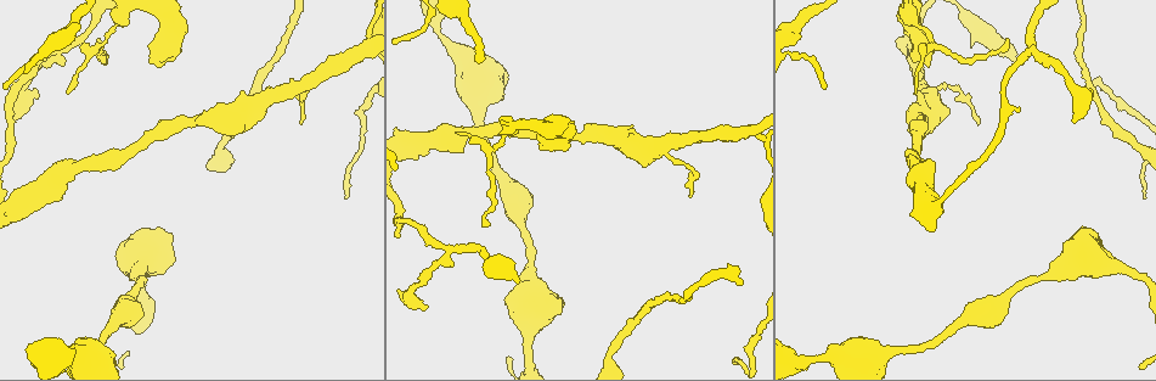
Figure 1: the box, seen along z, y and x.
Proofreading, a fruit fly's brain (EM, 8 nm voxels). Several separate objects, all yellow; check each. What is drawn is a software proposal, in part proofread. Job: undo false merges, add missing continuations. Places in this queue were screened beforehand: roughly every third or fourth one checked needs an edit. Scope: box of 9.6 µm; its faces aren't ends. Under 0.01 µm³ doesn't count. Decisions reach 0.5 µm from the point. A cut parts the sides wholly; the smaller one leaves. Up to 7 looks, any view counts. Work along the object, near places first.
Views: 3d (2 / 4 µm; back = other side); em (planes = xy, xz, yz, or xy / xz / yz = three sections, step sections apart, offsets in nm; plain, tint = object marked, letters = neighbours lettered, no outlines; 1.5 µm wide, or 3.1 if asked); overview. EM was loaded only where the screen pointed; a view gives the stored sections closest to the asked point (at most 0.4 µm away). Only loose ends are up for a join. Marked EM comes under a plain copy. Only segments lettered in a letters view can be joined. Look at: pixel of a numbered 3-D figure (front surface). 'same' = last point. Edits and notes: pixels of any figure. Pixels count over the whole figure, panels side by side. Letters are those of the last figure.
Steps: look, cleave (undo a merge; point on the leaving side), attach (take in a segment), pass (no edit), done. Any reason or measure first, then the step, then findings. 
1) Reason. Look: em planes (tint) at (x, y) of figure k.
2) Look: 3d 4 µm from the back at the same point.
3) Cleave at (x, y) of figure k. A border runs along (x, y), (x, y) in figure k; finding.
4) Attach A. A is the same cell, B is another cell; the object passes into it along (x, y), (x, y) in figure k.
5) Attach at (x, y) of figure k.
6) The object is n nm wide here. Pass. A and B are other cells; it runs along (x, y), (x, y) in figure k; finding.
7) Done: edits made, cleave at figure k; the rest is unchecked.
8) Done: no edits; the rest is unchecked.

An open end. Look: em planes (letters) at (36, 89) of figure 1.

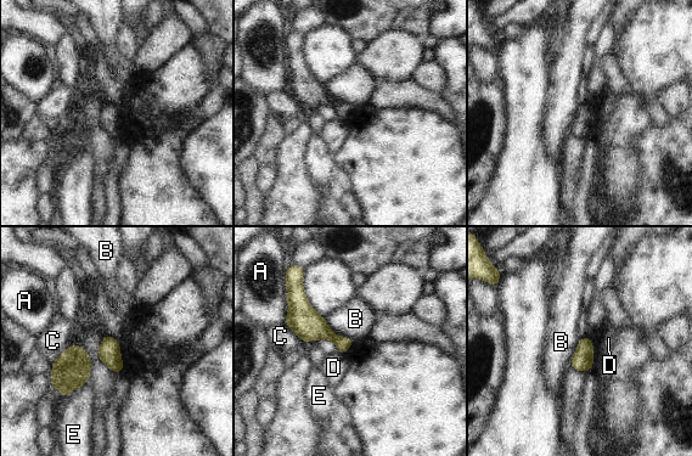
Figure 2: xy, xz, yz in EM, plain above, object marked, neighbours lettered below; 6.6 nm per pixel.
The object is 100 nm wide here. Pass. A, B, C, D and E are other cells; a border runs along (324, 316), (335, 333), (353, 339) in figure 2; none of them fits.

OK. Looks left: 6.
Three-way junction. Look: 3d 2 µm at (449, 251) of figure 1.

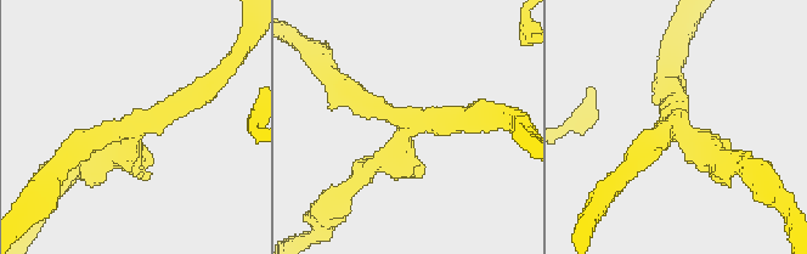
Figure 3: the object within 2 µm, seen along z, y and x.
3 arms meet here; the arms are 180, 200, 200 nm wide; now the EM. Look: em planes (letters) at (673, 130) of figure 3.

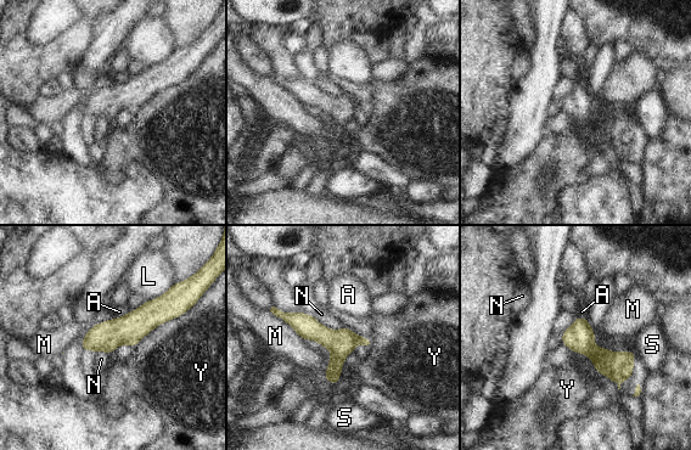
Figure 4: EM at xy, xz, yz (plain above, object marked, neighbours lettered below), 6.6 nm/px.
The object is 170 nm wide here. Pass. A, L, M, N, S and Y are other cells; it runs along (174, 304), (129, 330), (84, 347) in figure 4; all the same neuron.

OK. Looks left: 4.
Thin neck. Look: 3d 2 µm at (188, 124) of figure 1.

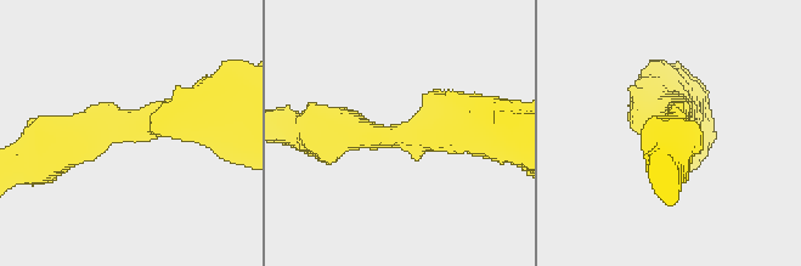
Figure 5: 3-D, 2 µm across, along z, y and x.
The arms are 280, 380 nm wide; now the EM. Look: em yz step 4 (tint) at (390, 134) of figure 5.

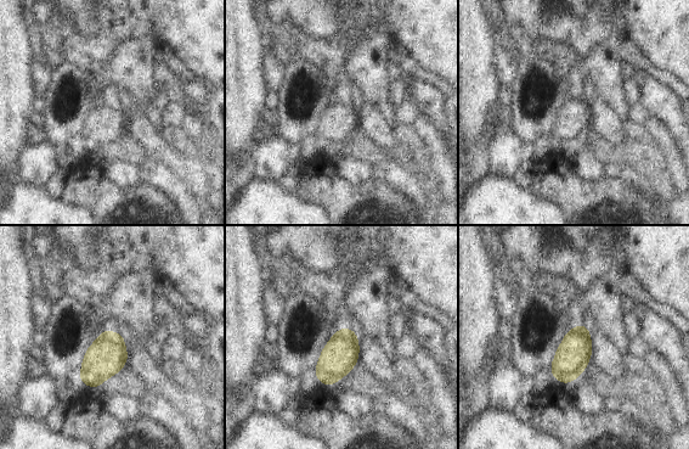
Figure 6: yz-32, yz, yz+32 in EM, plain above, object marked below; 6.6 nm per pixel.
Look: em planes (letters) at the same point.

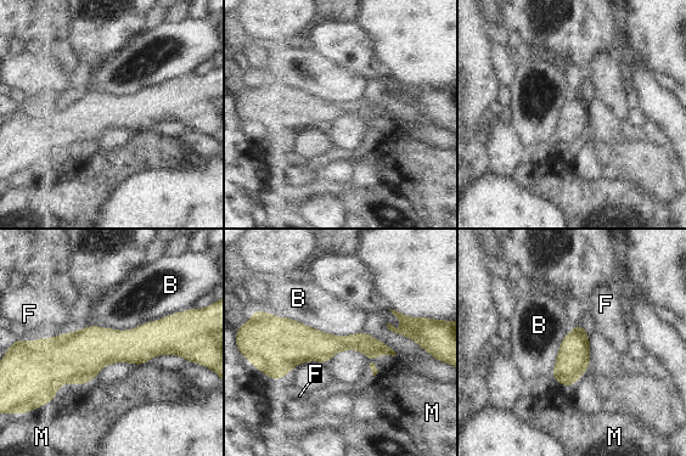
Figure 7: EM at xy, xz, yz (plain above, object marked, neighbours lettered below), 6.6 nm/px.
Pass. B, F and M are other cells; a border runs along (189, 309), (128, 330), (66, 332) in figure 7; one neuron here.

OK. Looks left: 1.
Done: no edits; the rest is unchecked.

